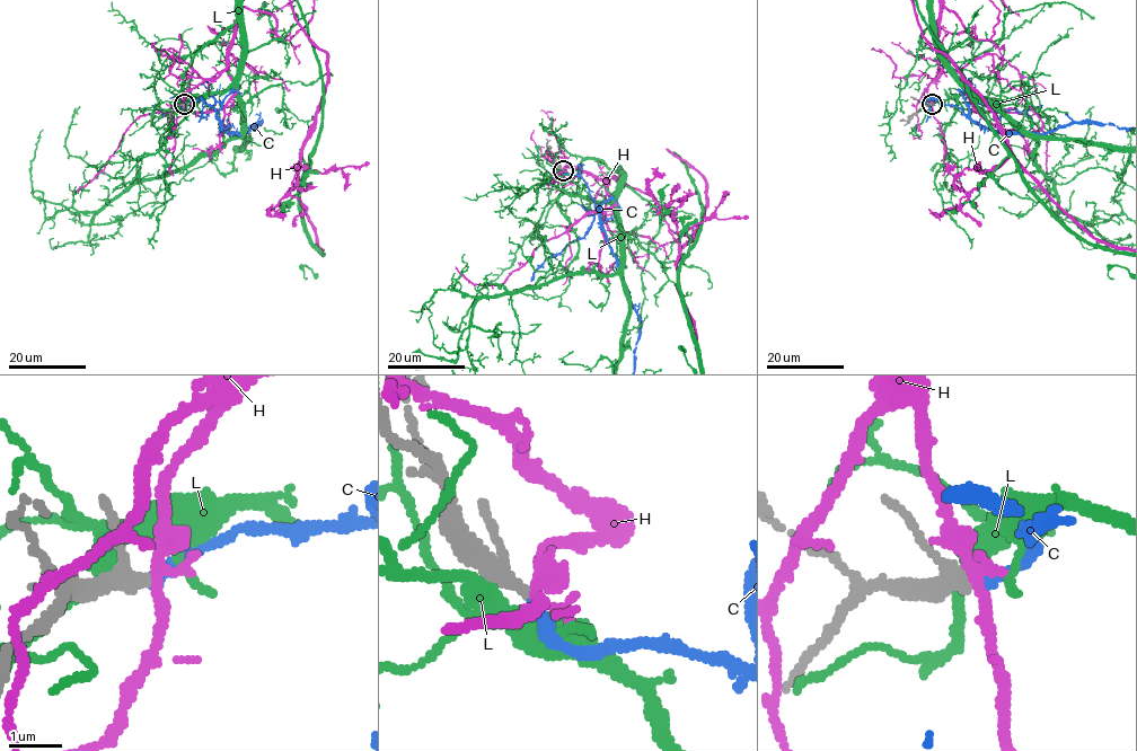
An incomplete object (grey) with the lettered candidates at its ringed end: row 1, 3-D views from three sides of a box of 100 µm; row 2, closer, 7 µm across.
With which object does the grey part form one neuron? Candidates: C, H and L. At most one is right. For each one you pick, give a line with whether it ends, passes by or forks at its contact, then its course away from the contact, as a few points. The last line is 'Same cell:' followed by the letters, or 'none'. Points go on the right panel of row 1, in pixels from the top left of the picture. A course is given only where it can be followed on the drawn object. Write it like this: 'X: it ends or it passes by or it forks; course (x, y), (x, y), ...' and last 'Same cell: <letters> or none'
C: it ends
Same cell: C

